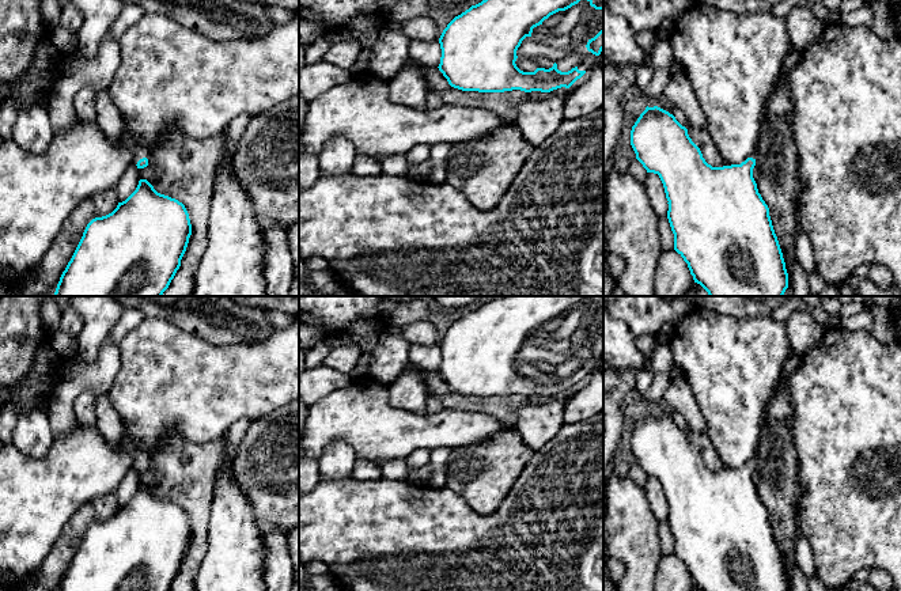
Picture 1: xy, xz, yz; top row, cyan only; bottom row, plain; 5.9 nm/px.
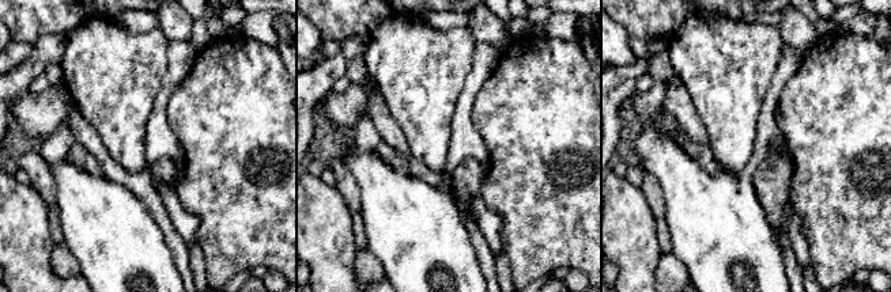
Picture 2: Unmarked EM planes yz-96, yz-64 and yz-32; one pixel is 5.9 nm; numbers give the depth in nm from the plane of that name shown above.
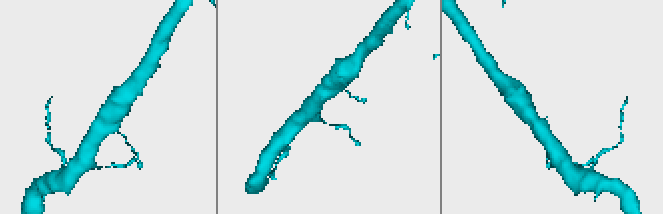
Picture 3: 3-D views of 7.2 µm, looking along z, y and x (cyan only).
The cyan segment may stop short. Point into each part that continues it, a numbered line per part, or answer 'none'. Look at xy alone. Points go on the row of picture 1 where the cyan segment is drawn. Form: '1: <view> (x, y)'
1: xy (139, 154)

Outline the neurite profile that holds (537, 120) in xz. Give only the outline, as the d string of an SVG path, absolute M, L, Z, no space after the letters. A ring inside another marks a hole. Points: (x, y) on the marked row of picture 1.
M568 88L550 91L546 99L523 101L516 106L515 126L533 147L542 144L564 121L564 102Z

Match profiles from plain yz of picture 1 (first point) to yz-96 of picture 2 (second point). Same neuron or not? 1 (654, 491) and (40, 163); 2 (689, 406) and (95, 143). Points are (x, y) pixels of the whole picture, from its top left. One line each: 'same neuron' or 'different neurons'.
1: same neuron
2: same neuron

